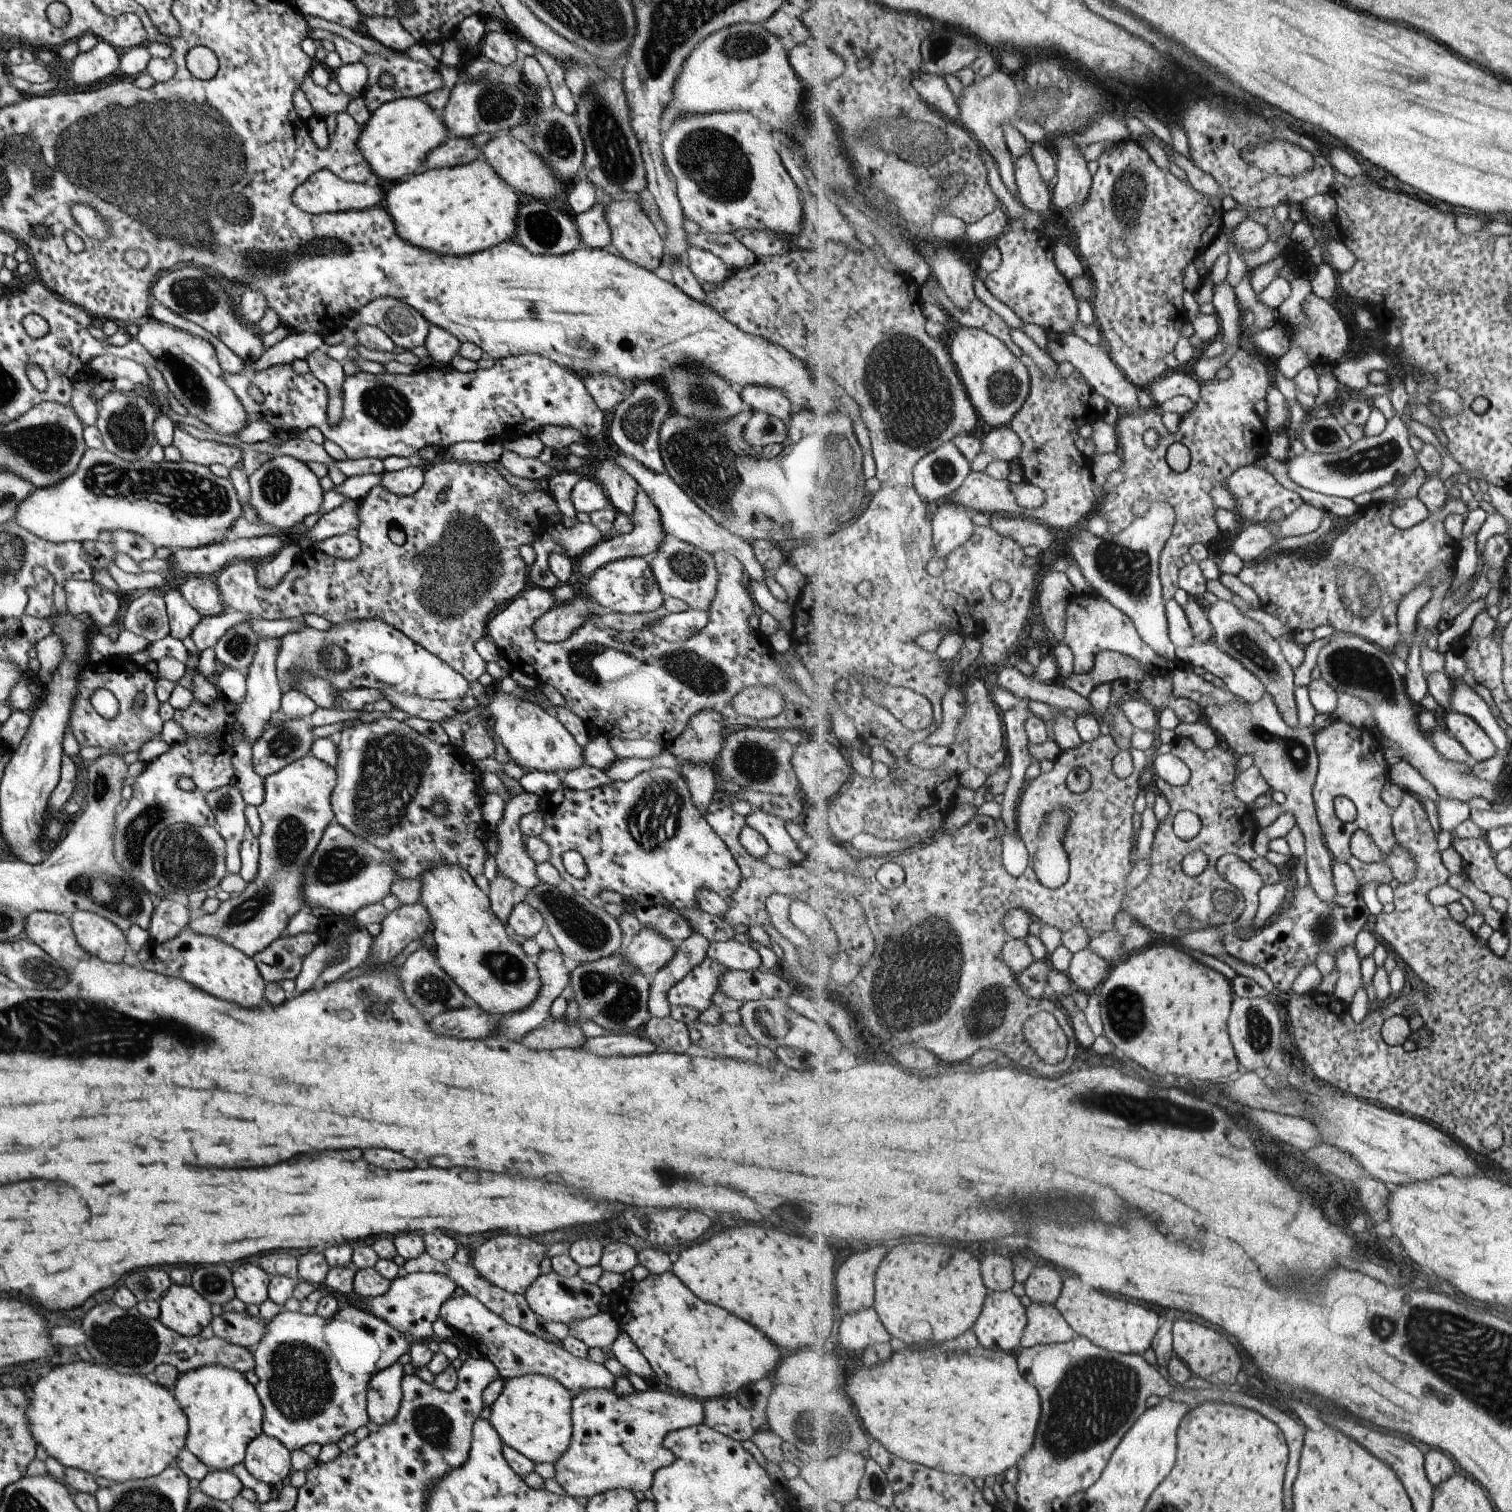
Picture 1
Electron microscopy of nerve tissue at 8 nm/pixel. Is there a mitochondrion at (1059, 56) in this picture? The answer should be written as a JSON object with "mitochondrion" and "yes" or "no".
{"mitochondrion":"no"}

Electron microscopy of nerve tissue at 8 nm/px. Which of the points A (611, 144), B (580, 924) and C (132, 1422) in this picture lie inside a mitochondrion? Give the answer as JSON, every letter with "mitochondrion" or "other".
{"A":"mitochondrion","B":"mitochondrion","C":"other"}

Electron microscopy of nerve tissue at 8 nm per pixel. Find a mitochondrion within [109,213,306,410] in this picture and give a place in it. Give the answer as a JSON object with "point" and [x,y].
{"point":[198,295]}

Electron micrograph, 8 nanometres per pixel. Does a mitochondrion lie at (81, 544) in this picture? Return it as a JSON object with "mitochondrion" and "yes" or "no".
{"mitochondrion":"no"}

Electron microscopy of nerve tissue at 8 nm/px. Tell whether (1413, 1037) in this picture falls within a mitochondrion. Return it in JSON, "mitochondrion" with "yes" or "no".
{"mitochondrion":"no"}

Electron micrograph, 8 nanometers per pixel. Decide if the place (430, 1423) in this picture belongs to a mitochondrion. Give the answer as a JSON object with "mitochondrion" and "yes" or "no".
{"mitochondrion":"yes"}

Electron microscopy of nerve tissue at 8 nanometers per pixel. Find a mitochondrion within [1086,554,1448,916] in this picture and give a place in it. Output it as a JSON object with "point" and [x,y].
{"point":[1352,667]}

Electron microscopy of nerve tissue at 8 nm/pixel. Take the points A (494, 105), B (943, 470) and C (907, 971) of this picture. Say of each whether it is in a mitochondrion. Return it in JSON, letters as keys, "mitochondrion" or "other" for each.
{"A":"mitochondrion","B":"mitochondrion","C":"mitochondrion"}

